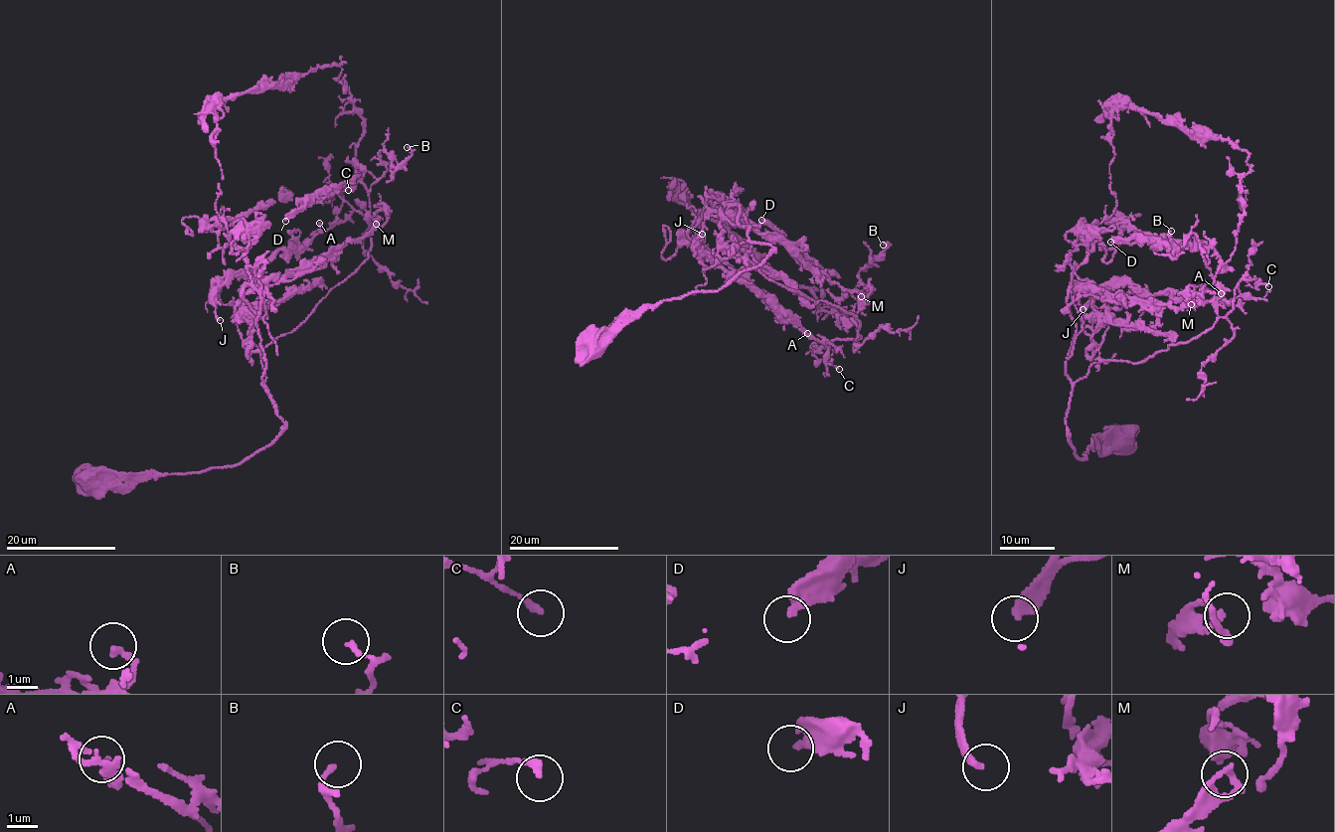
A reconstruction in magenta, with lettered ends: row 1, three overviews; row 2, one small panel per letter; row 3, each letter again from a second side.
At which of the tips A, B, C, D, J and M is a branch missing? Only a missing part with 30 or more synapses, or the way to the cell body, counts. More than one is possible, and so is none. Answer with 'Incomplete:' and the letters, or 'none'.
Incomplete: none

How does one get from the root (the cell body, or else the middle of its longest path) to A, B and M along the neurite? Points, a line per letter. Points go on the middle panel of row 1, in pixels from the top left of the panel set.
A: (597, 343), (625, 312), (756, 267), (773, 249), (753, 242), (769, 279), (860, 321), (829, 348), (807, 333)
B: (597, 343), (625, 312), (756, 267), (773, 249), (753, 242), (761, 272), (859, 328), (858, 274), (883, 245)
M: (597, 343), (625, 312), (720, 290), (760, 264), (773, 248), (750, 240), (737, 203), (727, 216), (861, 296)

